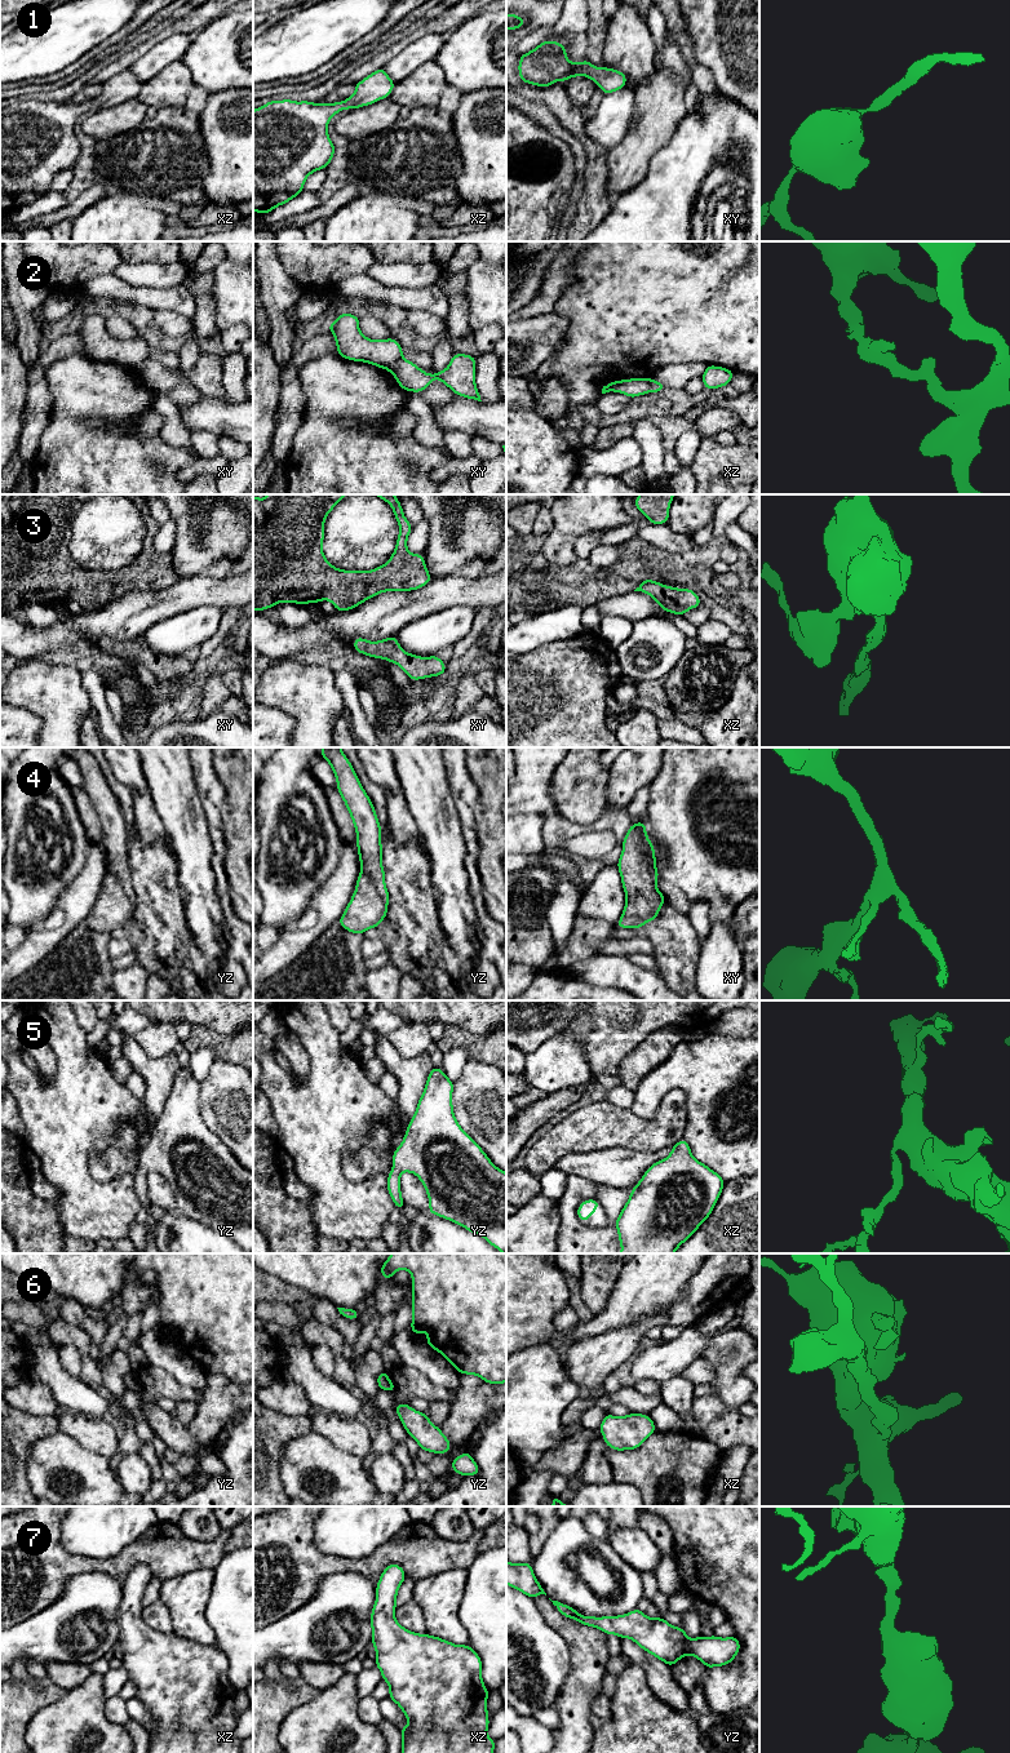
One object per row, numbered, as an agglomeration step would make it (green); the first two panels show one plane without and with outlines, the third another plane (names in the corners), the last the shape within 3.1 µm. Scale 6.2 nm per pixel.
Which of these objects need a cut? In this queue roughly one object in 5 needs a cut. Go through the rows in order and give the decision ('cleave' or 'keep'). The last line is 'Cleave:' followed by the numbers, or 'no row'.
1: keep
2: cleave
3: keep
4: keep
5: keep
6: keep
7: keep
Cleave: 2

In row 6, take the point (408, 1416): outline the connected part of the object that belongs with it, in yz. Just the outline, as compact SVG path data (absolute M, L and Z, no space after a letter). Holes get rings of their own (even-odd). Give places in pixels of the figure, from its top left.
M399 1403L394 1410L407 1434L415 1438L420 1448L439 1455L449 1451L451 1442L426 1414L416 1411L407 1403Z

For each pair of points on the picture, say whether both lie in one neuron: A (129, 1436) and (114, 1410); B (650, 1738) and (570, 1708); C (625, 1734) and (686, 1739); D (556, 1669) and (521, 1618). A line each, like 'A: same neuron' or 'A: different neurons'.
A: same neuron
B: different neurons
C: same neuron
D: same neuron

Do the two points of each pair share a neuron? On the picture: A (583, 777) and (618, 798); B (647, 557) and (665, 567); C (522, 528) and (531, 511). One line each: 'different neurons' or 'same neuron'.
A: different neurons
B: same neuron
C: same neuron

